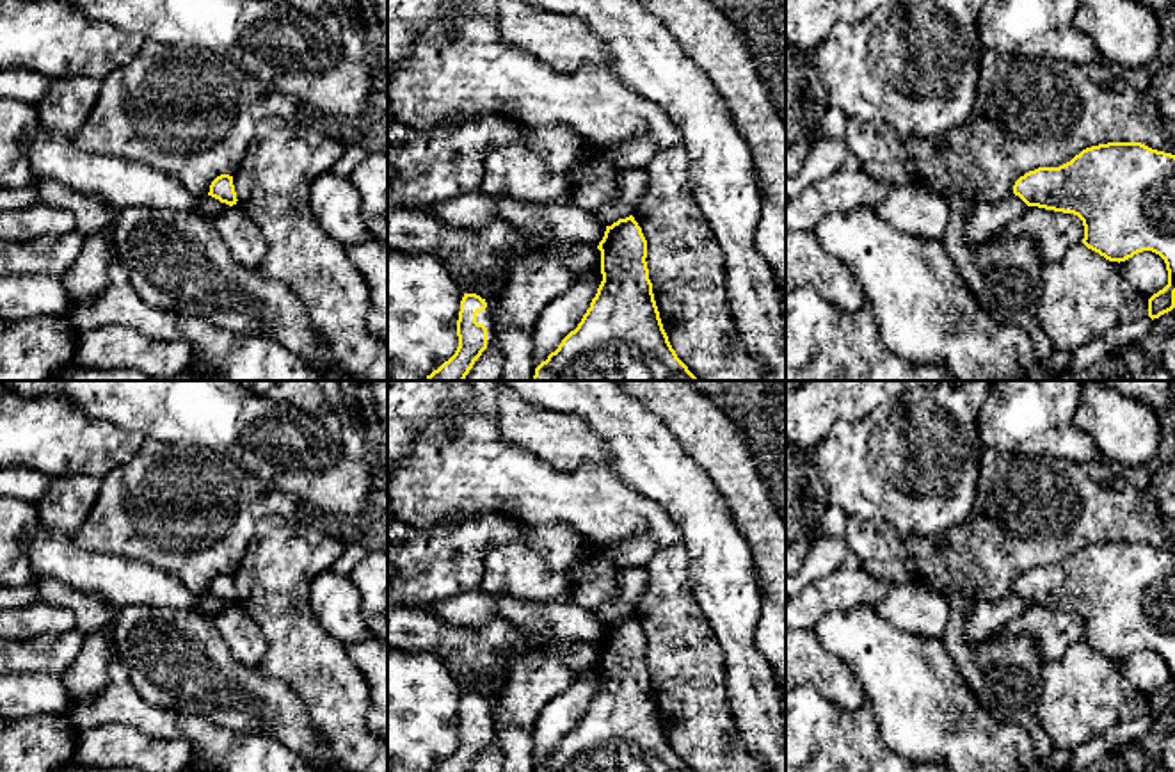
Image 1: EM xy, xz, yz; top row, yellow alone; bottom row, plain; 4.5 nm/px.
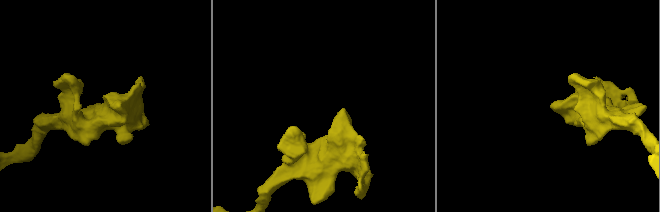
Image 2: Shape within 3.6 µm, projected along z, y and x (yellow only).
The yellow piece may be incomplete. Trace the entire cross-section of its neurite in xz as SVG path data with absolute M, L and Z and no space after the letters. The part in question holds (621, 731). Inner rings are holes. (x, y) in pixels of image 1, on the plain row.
M633 614L606 624L599 640L603 680L581 720L535 772L691 772L663 728L647 667L647 639Z

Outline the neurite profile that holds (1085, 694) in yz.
M1077 642L1054 662L1043 665L1043 688L1036 715L1054 749L1075 752L1088 740L1120 722L1131 722L1148 713L1148 696L1141 694L1123 674L1118 660Z

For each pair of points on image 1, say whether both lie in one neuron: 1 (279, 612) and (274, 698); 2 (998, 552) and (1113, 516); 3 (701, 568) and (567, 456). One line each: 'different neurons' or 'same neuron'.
1: different neurons
2: same neuron
3: different neurons

